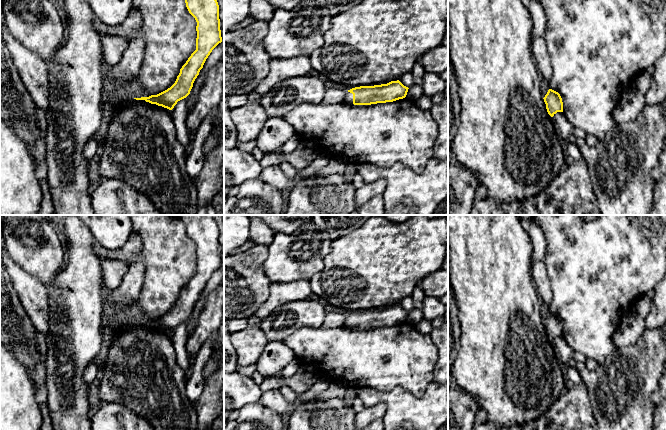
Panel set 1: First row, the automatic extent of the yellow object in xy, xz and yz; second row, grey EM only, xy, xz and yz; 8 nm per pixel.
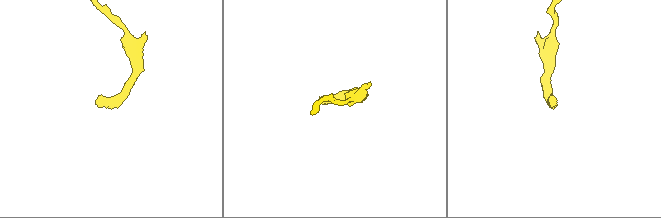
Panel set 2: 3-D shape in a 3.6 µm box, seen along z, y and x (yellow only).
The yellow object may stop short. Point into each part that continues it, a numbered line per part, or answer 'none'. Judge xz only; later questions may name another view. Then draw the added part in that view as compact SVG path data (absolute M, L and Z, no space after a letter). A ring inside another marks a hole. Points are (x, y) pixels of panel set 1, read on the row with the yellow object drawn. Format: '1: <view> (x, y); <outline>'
1: xz (348, 99); M347 92L343 102L347 104L353 104L353 94L350 92Z

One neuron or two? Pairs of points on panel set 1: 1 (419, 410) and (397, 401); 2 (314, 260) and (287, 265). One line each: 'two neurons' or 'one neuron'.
1: one neuron
2: one neuron

